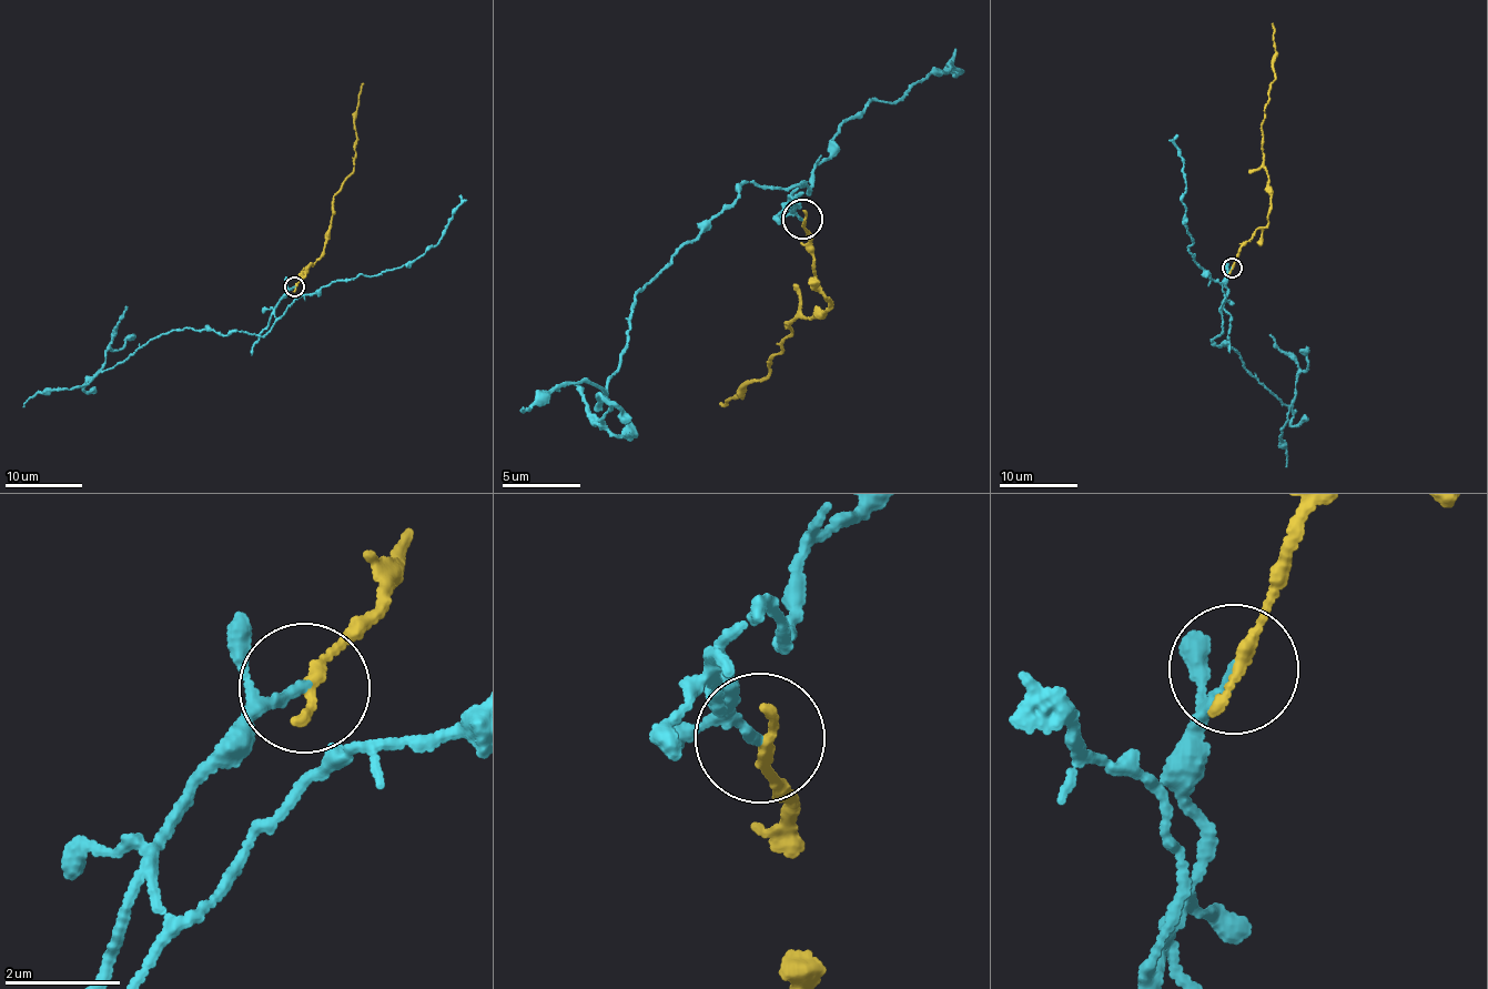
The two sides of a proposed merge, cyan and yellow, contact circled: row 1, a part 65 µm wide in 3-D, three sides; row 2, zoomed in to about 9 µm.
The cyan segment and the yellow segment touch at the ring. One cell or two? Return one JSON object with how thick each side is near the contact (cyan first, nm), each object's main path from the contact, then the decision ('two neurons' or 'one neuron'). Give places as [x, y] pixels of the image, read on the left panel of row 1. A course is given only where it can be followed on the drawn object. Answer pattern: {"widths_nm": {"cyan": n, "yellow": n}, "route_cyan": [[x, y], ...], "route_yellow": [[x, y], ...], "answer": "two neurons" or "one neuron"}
{"widths_nm": {"cyan": 110, "yellow": 220}, "route_cyan": [[294, 286], [277, 303], [275, 321], [262, 336], [169, 331], [85, 384], [40, 391], [23, 406]], "route_yellow": [[294, 286], [309, 265], [323, 251], [325, 233], [331, 229], [334, 194], [353, 171], [354, 111], [364, 83]], "answer": "two neurons"}

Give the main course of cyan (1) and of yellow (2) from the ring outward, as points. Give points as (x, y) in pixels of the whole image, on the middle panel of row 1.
1: (802, 220), (790, 209), (803, 187), (747, 182), (636, 298), (607, 391), (563, 381), (523, 407)
2: (802, 220), (811, 270), (829, 305), (813, 319), (783, 323), (791, 331), (767, 361), (768, 373), (722, 402)

